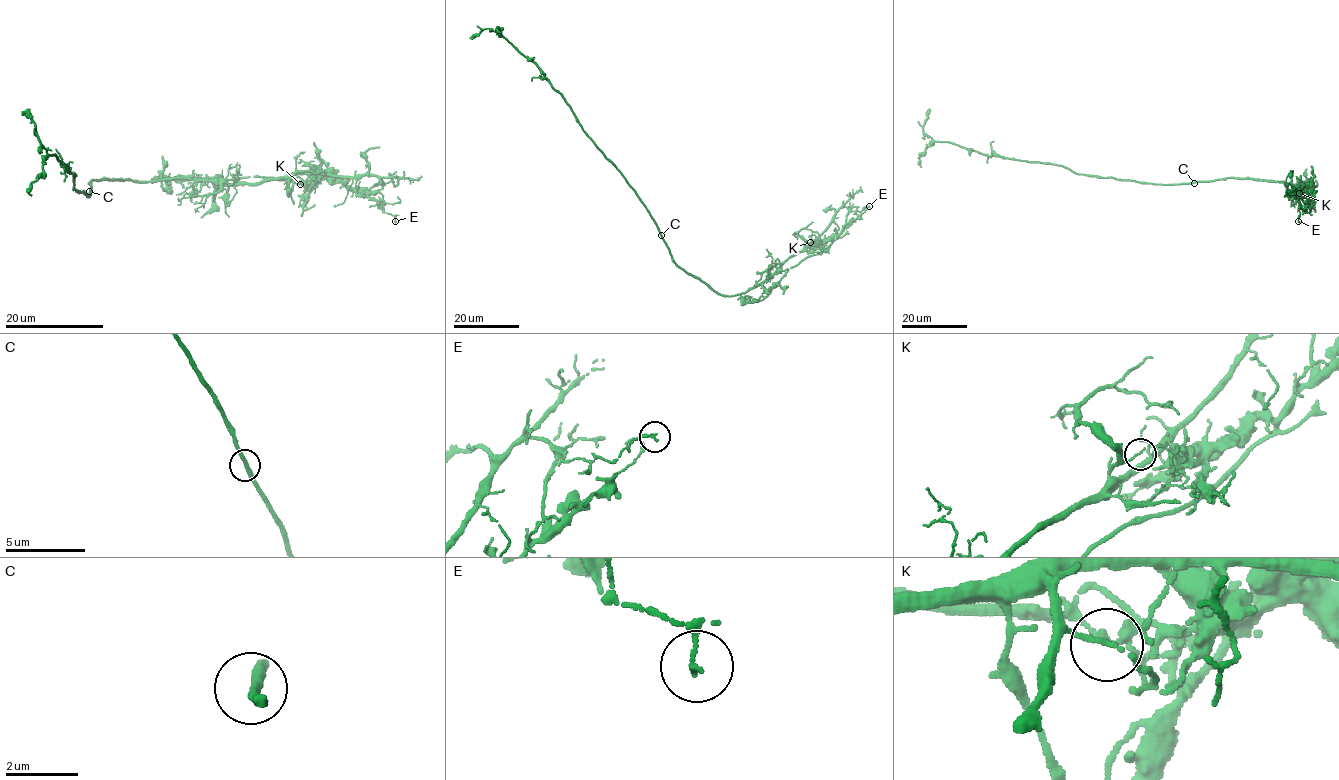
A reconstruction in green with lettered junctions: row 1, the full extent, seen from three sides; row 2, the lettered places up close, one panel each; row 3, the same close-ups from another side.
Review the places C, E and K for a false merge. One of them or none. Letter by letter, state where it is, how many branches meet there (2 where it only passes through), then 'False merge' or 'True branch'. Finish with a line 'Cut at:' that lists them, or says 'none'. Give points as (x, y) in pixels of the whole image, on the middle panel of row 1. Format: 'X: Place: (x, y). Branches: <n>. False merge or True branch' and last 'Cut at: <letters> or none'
C: Place: (661, 235). Branches: 2. True branch
E: Place: (869, 206). Branches: 2. True branch
K: Place: (810, 242). Branches: 2. False merge
Cut at: K

